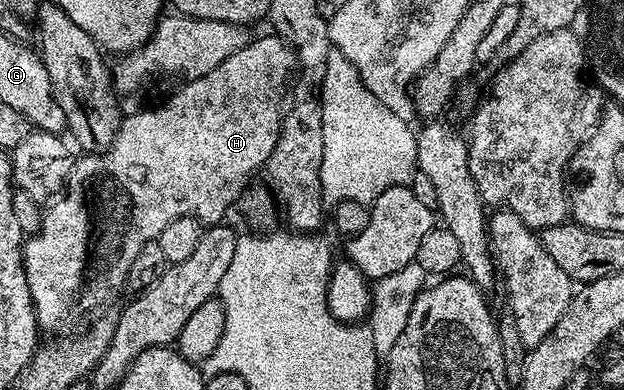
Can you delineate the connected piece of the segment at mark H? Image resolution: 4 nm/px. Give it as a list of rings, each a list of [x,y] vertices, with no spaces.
[[[275,32],[267,33],[262,35],[261,38],[253,37],[242,48],[238,48],[238,52],[234,52],[234,56],[226,56],[226,60],[222,60],[222,64],[218,64],[218,68],[206,72],[206,76],[198,76],[185,81],[181,85],[184,87],[177,94],[170,95],[161,106],[156,106],[153,110],[140,110],[137,114],[130,115],[129,118],[127,115],[121,121],[118,132],[114,136],[114,144],[110,144],[108,150],[88,152],[80,156],[84,158],[77,157],[73,161],[72,175],[67,180],[66,189],[63,191],[62,196],[49,201],[43,207],[40,215],[40,231],[31,235],[22,247],[26,280],[30,284],[32,302],[36,306],[36,324],[43,333],[45,330],[48,336],[60,336],[65,332],[75,331],[77,329],[75,326],[83,320],[84,313],[87,310],[92,310],[95,306],[110,301],[120,289],[123,291],[130,268],[134,264],[134,256],[138,256],[138,252],[142,252],[142,248],[147,242],[157,241],[162,228],[166,228],[166,224],[170,224],[182,216],[196,218],[201,224],[223,223],[225,221],[224,213],[232,205],[235,207],[241,201],[241,195],[244,194],[253,181],[251,180],[252,173],[259,166],[260,169],[267,167],[268,157],[274,152],[274,144],[278,144],[280,126],[284,122],[286,91],[289,89],[290,79],[297,69],[295,49],[289,46],[288,43],[283,42],[279,34]]]

